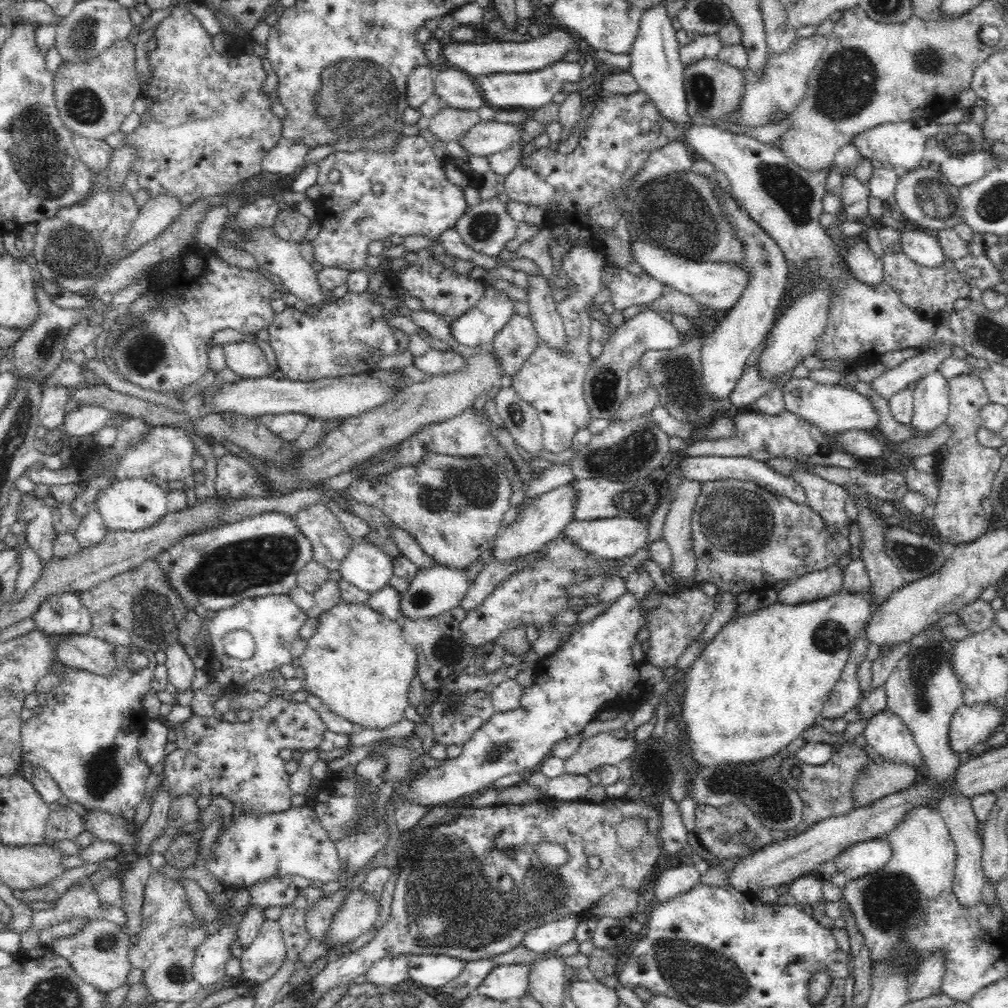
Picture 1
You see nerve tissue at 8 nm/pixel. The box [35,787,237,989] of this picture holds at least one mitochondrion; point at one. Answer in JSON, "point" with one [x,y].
{"point":[107,941]}

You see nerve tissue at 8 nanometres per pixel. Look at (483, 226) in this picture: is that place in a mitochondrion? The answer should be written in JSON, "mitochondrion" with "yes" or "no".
{"mitochondrion":"yes"}

